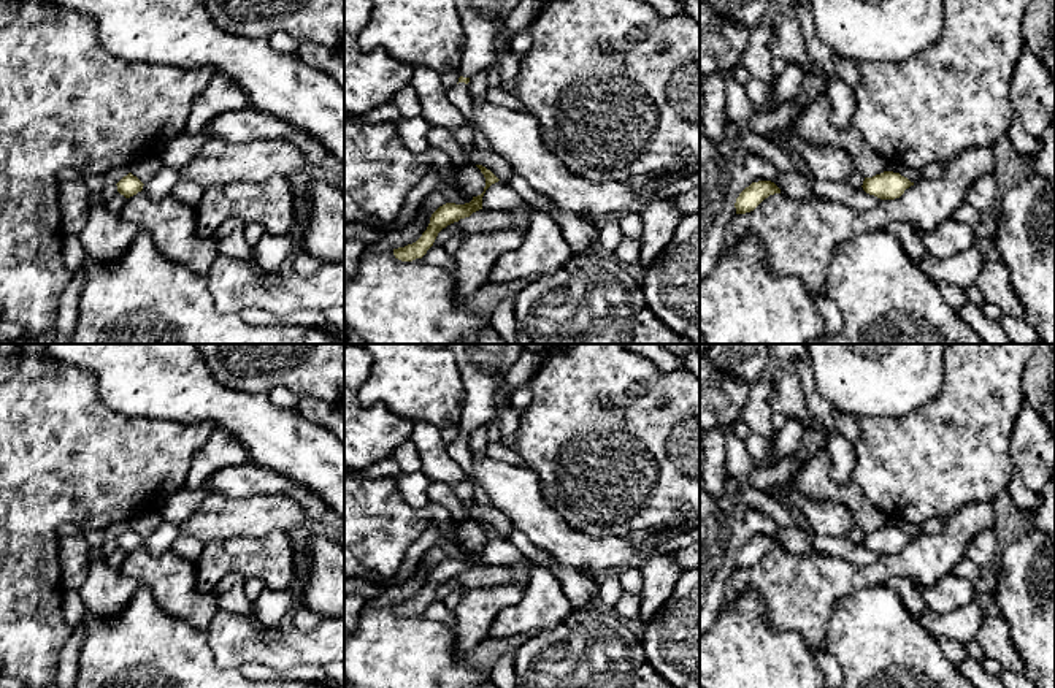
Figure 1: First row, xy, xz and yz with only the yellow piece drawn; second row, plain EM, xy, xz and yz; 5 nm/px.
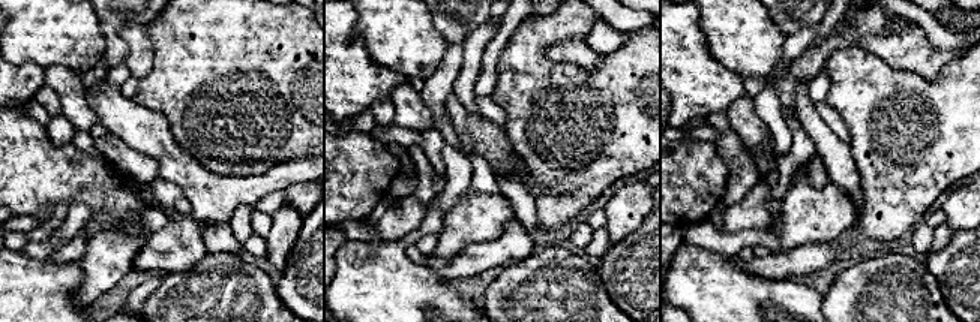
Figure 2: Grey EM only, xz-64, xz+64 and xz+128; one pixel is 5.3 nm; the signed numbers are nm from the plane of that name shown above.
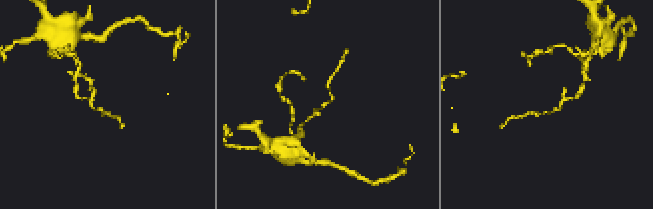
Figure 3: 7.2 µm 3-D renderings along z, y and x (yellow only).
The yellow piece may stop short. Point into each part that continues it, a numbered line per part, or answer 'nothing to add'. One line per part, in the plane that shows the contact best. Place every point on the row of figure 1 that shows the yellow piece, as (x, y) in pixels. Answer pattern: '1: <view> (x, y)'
nothing to add

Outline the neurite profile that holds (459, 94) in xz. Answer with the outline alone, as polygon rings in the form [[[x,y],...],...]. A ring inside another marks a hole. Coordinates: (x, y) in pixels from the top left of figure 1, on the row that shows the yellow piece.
[[[458,82],[447,90],[447,98],[462,111],[465,125],[473,130],[473,144],[481,149],[492,149],[487,138],[474,127],[473,122],[473,100],[468,90],[468,84]]]

